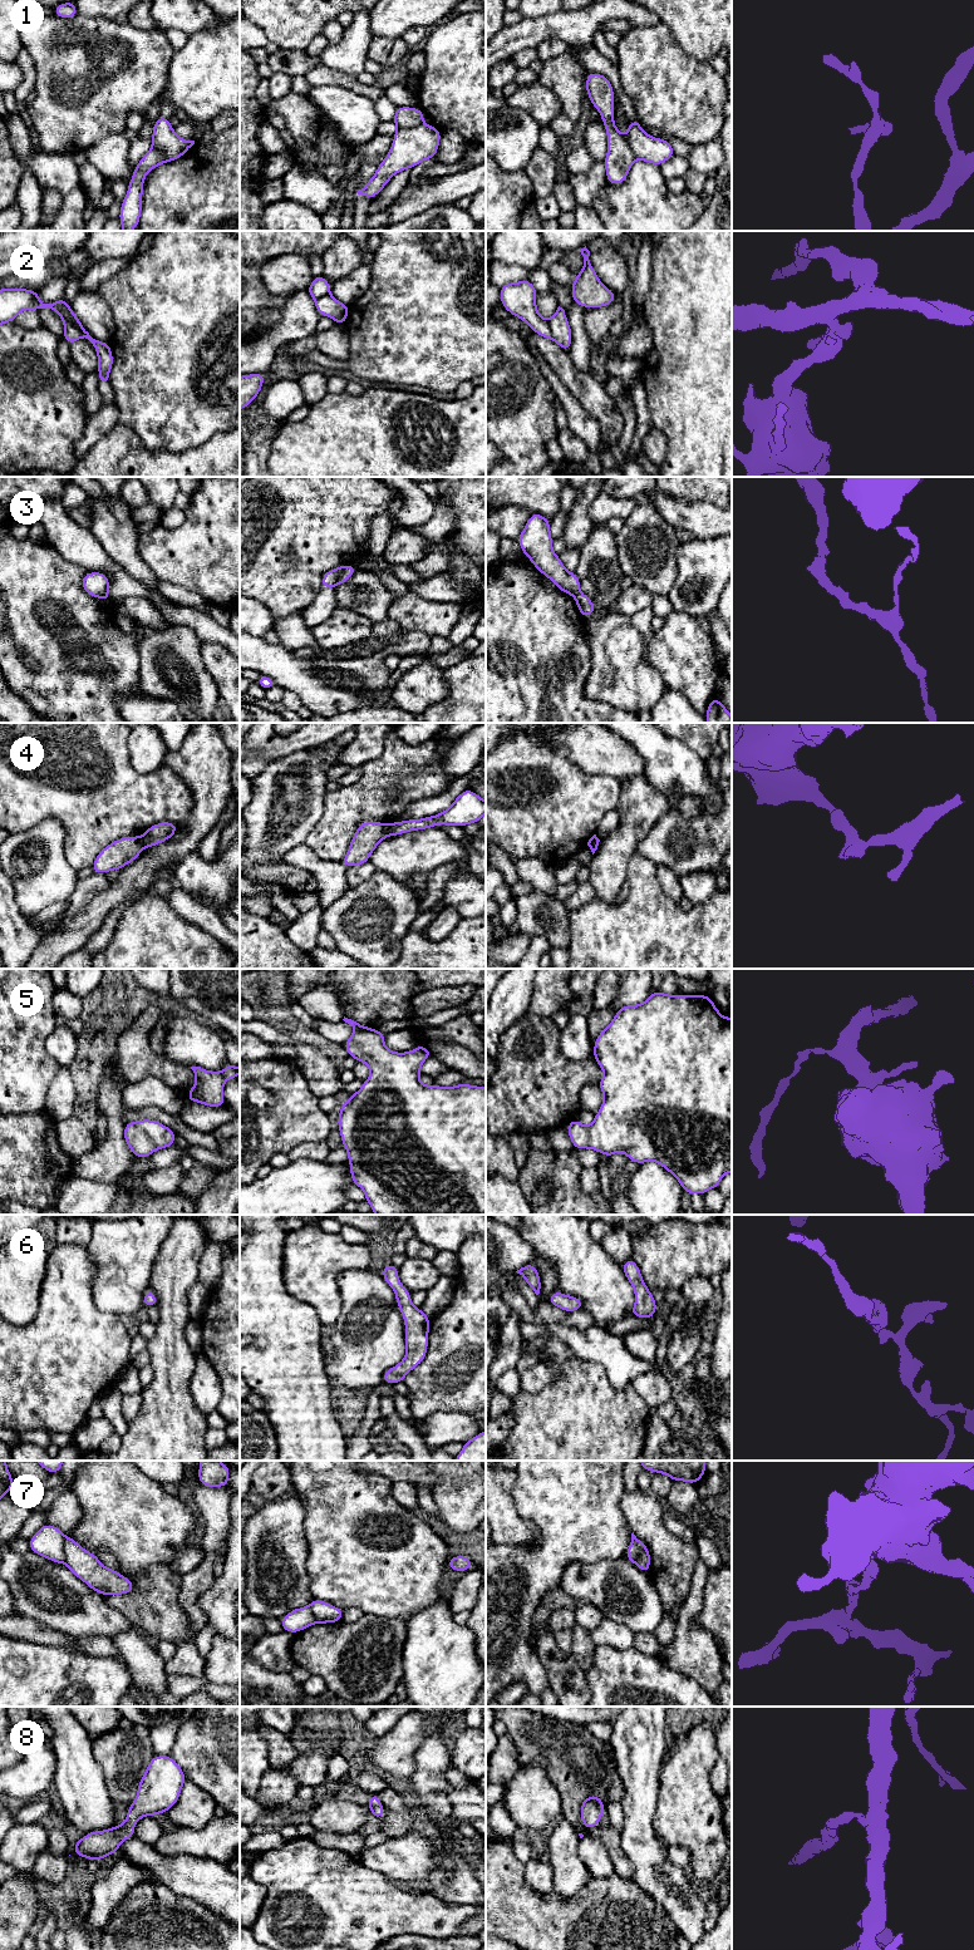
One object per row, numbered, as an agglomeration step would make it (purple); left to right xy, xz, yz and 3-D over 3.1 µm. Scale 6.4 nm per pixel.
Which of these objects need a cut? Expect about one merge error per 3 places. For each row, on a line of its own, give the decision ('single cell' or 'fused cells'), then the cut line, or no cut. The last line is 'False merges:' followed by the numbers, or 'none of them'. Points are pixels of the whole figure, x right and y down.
1: fused cells | xz (422, 122), (398, 129)
2: fused cells | xy (70, 310), (70, 321), (82, 336)
3: fused cells | xz (349, 565), (339, 574), (335, 584)
4: fused cells | xy (139, 837), (143, 847)
5: single cell | no cut
6: single cell | no cut
7: fused cells | xy (67, 1537), (64, 1542), (64, 1562)
8: single cell | no cut
False merges: 1, 2, 3, 4, 7

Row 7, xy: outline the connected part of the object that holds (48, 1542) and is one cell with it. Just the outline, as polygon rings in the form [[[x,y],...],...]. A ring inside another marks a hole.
[[[43,1523],[41,1528],[29,1540],[29,1548],[56,1564],[65,1564],[64,1542],[67,1536],[55,1526]]]

